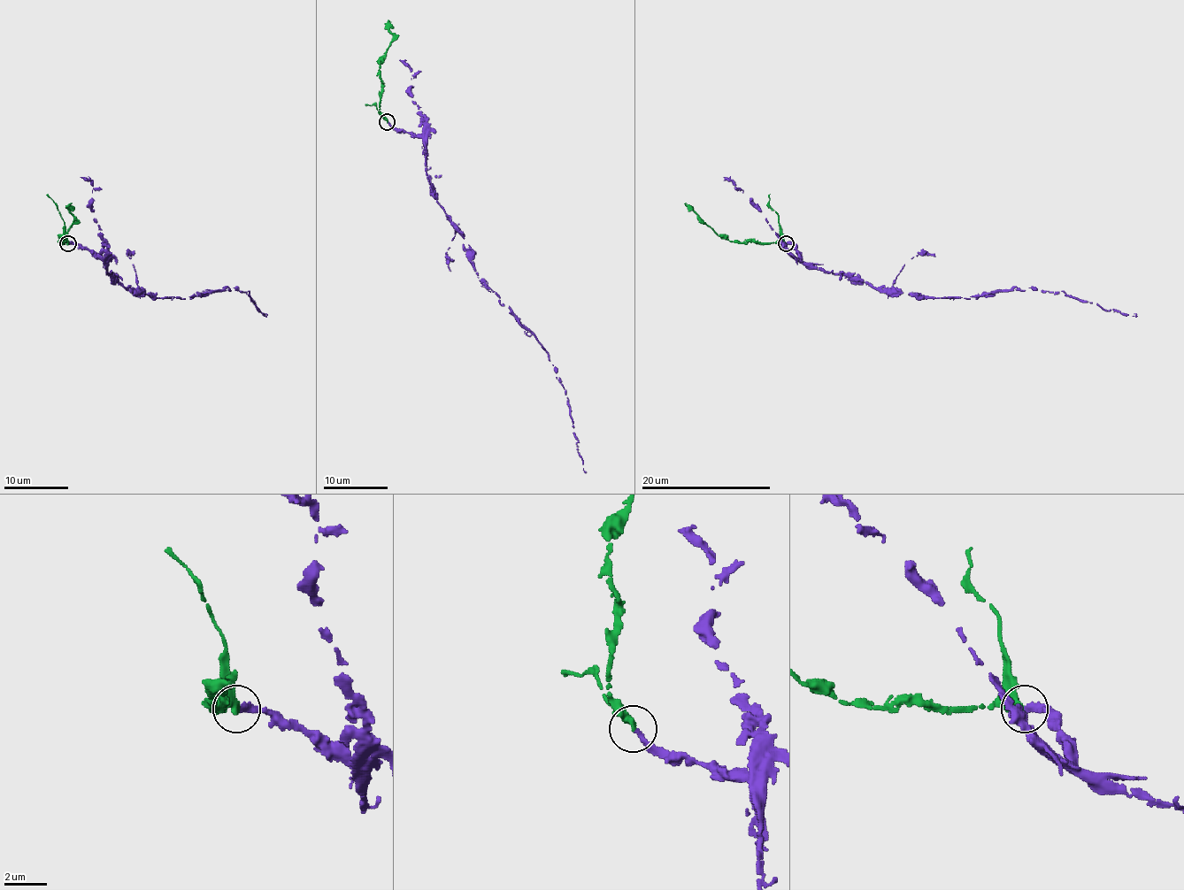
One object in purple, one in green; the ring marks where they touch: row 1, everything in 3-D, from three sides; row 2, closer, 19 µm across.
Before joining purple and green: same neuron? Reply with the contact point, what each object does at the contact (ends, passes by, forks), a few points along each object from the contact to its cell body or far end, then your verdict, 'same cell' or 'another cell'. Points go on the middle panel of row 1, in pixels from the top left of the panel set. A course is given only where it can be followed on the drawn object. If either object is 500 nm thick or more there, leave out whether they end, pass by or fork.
(387, 121) | purple ends | green ends | purple via (388, 121), (424, 141), (432, 194), (464, 239), (467, 260), (499, 302), (546, 350), (567, 397), (583, 470) | green via (387, 121), (380, 111), (380, 66), (393, 37), (388, 19) | same cell

